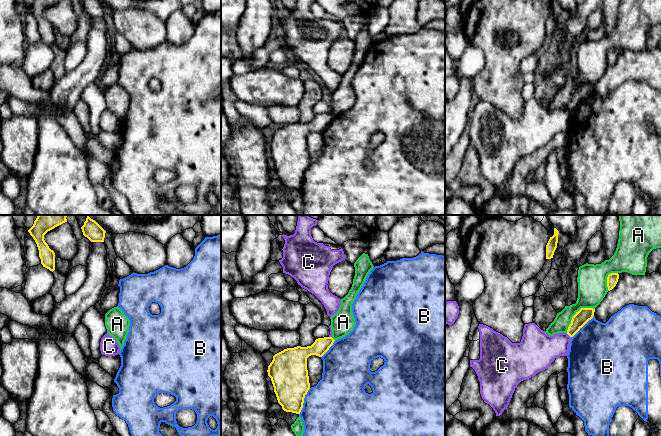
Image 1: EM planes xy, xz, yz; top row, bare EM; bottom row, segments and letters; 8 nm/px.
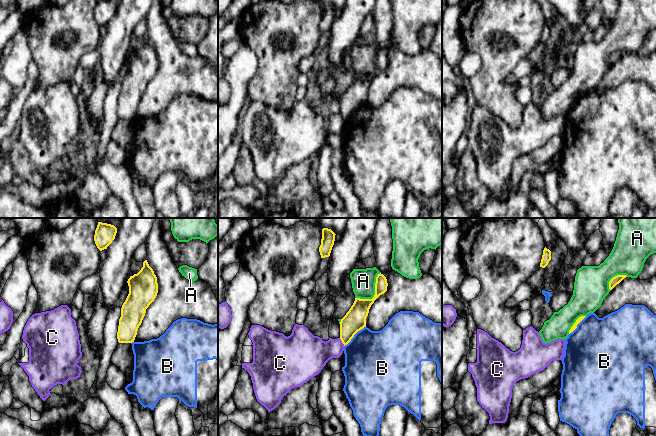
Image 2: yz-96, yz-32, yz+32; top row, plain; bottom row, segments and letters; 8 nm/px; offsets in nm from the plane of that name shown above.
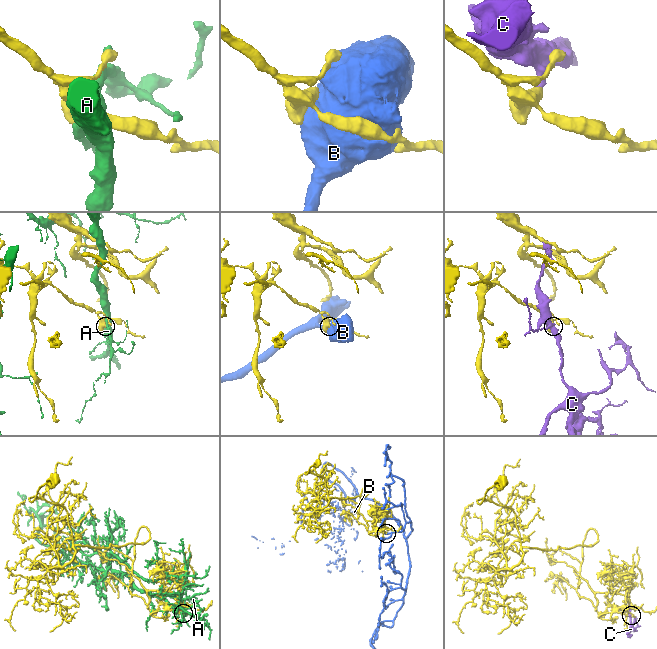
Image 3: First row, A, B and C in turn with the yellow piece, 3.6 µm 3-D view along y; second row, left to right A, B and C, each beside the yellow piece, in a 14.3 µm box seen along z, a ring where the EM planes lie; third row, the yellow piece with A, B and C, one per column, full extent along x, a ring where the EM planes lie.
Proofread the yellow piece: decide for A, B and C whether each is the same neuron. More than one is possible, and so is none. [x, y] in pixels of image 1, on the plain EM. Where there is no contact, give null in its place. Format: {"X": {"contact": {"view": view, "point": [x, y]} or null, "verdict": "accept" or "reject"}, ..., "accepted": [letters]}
{"A": {"contact": {"view": "yz", "point": [575, 90]}, "verdict": "reject"}, "B": {"contact": {"view": "xz", "point": [303, 177]}, "verdict": "reject"}, "C": {"contact": {"view": "yz", "point": [568, 110]}, "verdict": "reject"}, "accepted": []}

